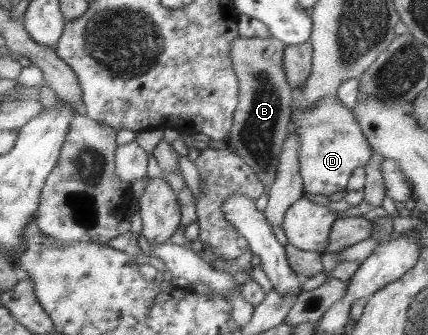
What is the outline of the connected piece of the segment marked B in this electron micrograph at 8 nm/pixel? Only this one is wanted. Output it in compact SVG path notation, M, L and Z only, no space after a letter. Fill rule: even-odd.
M237 36L233 43L235 73L238 79L238 107L235 112L234 131L229 145L246 160L268 187L277 179L279 154L289 136L292 115L292 86L286 78L283 62L284 42L270 37L244 38Z

